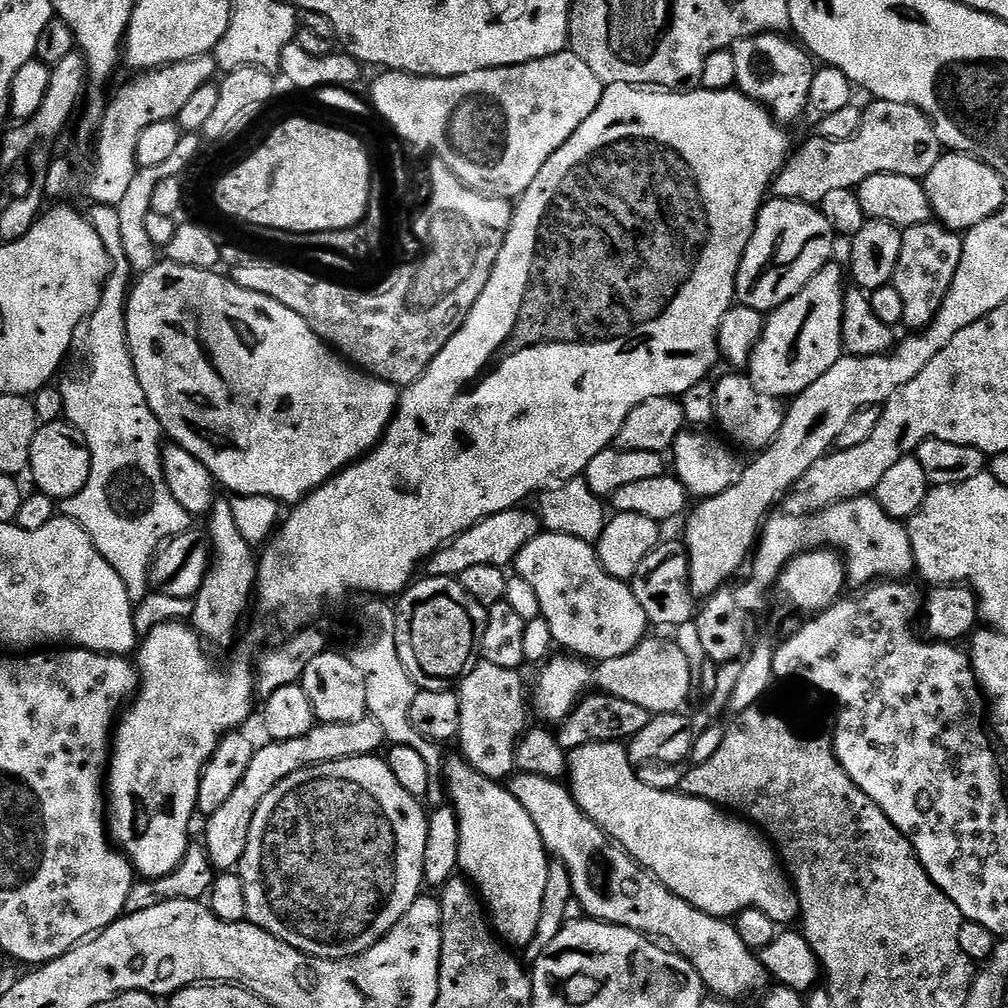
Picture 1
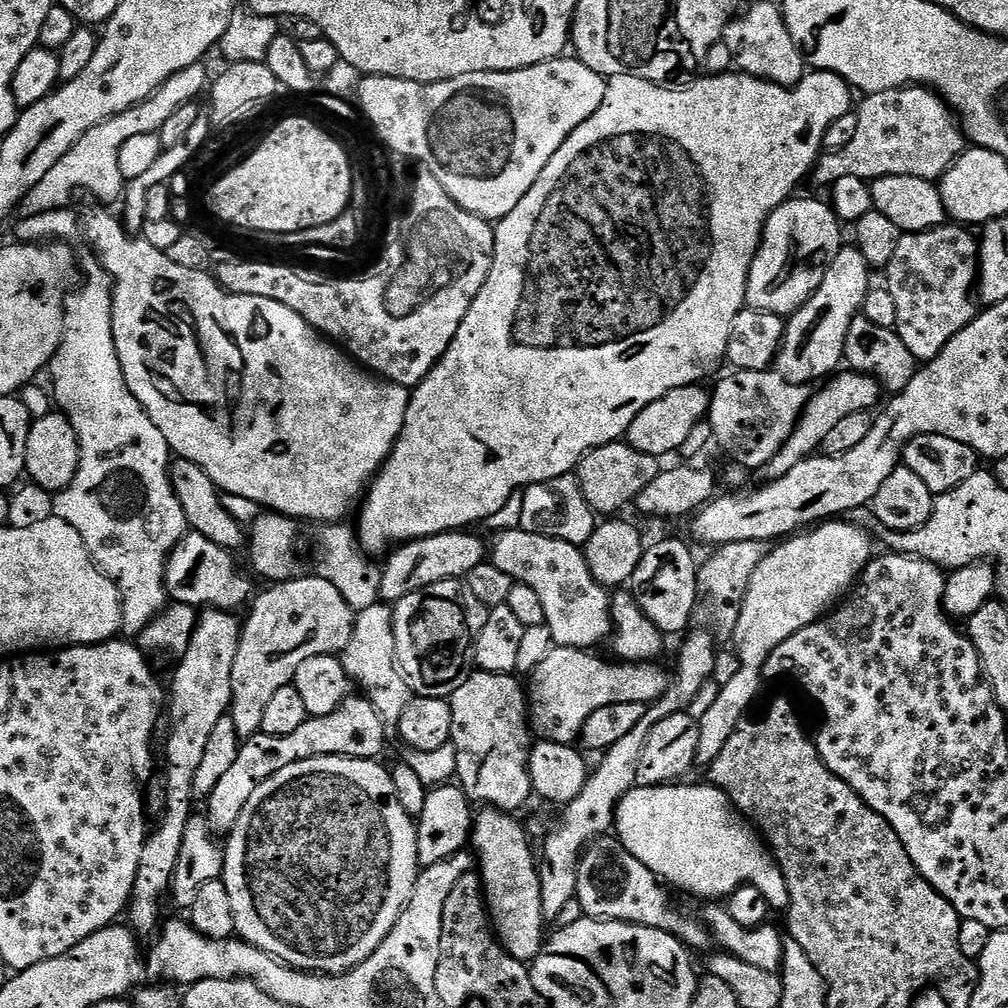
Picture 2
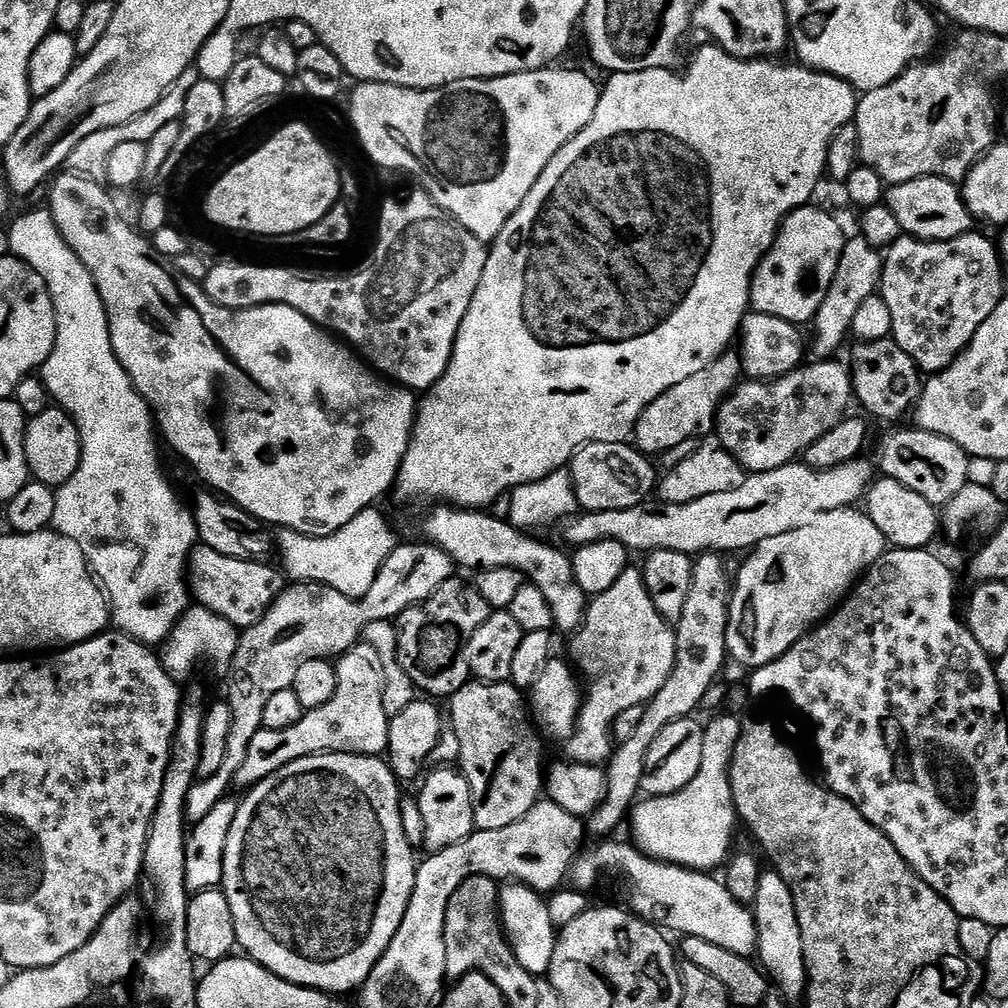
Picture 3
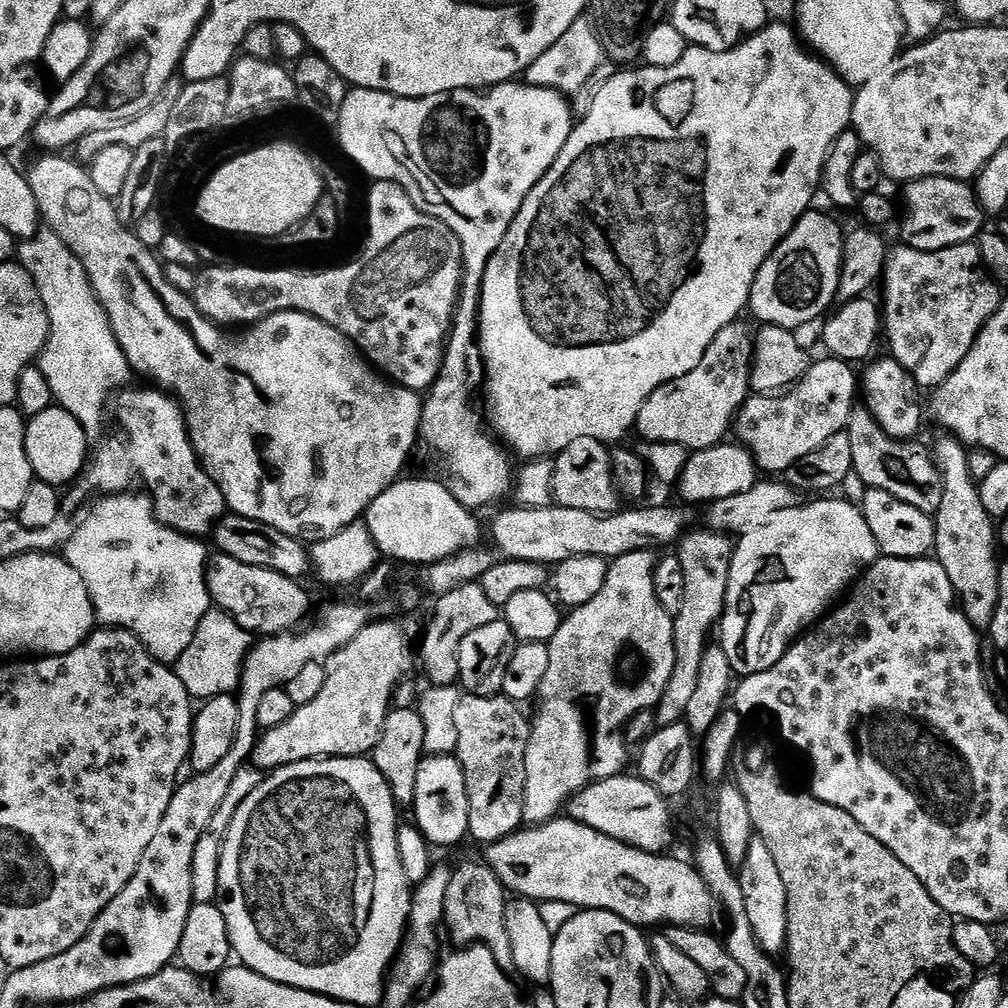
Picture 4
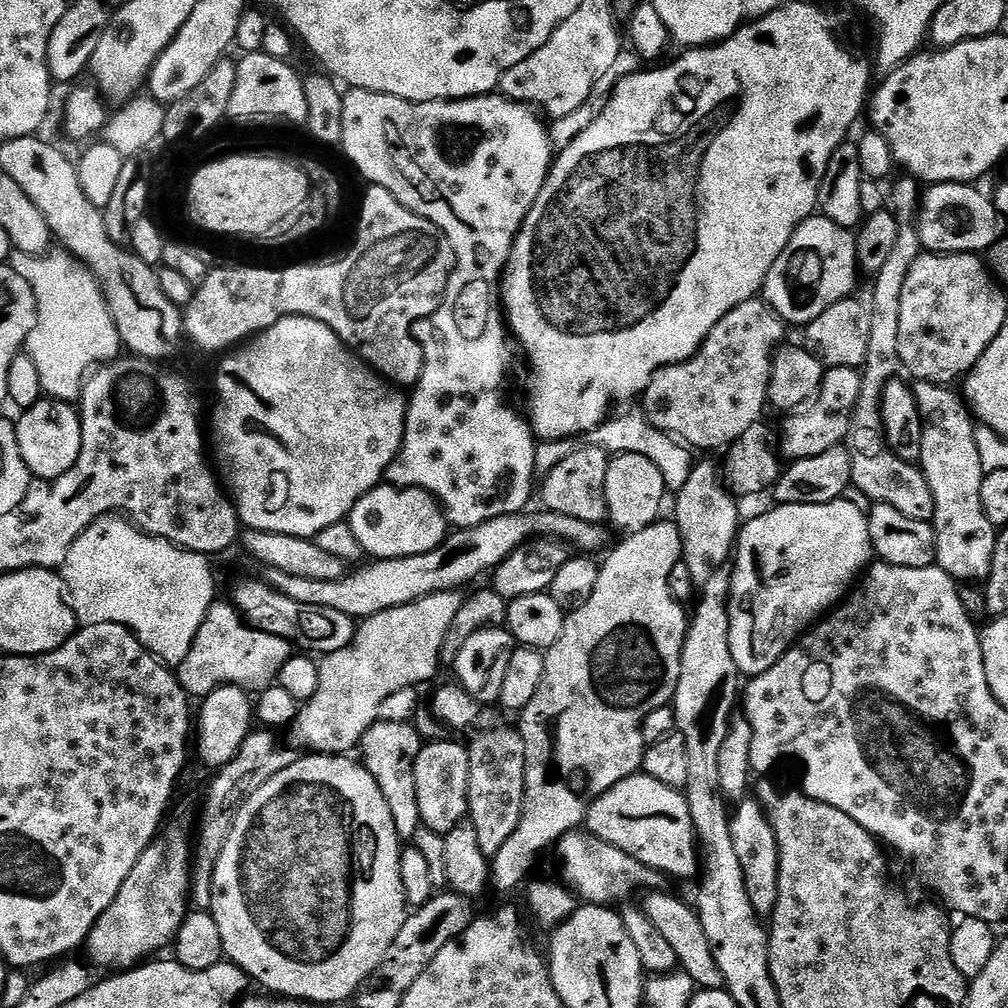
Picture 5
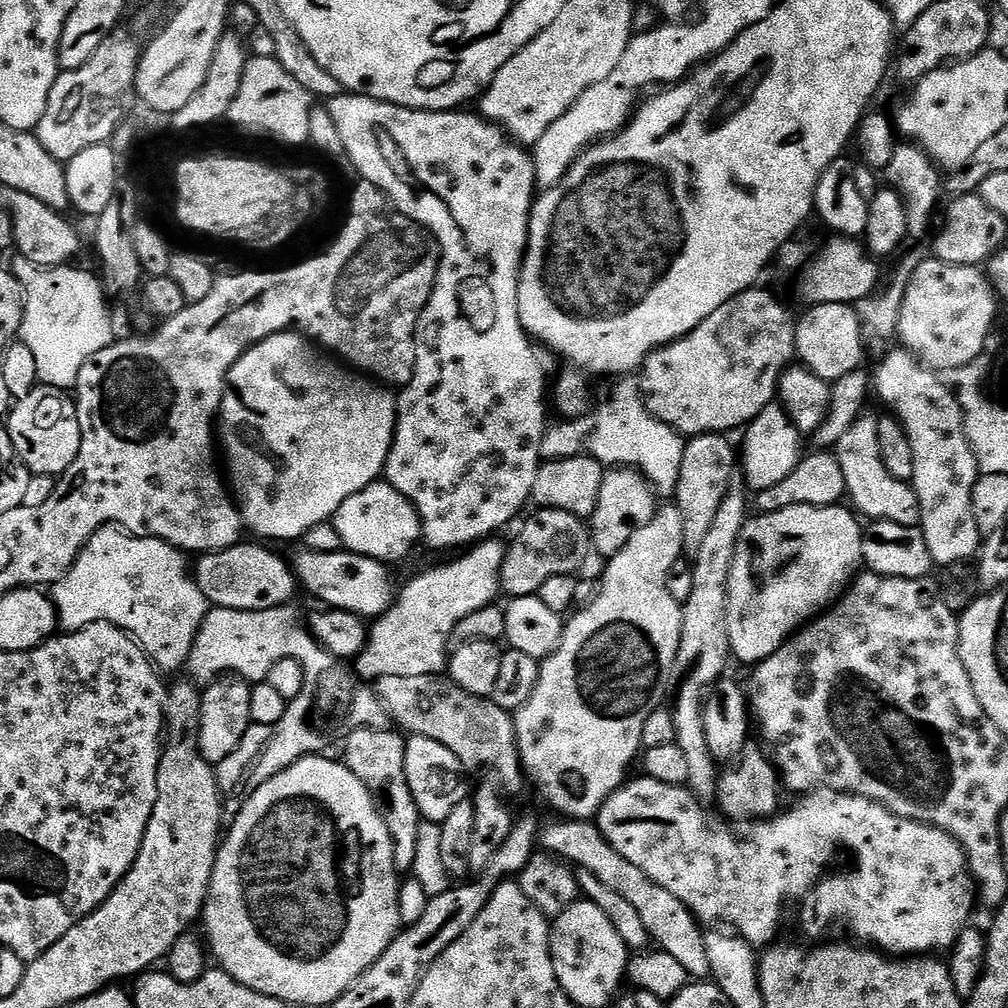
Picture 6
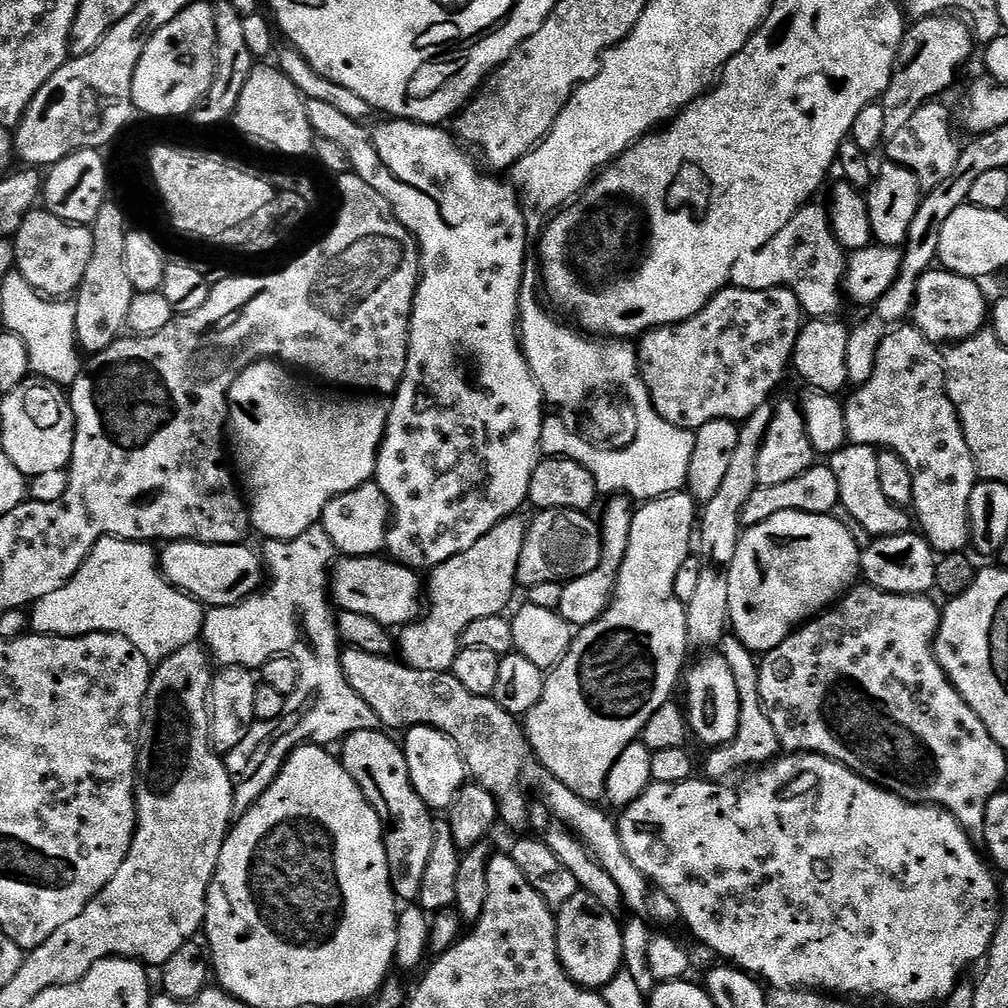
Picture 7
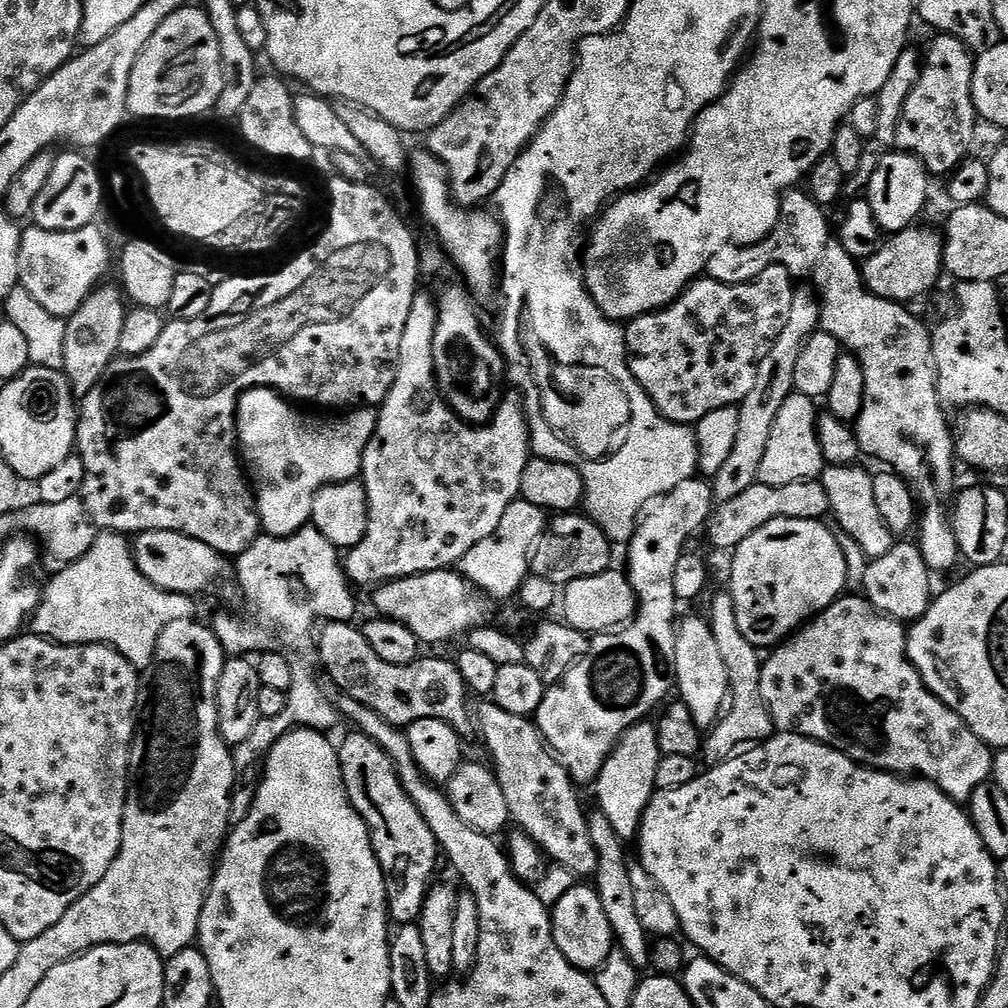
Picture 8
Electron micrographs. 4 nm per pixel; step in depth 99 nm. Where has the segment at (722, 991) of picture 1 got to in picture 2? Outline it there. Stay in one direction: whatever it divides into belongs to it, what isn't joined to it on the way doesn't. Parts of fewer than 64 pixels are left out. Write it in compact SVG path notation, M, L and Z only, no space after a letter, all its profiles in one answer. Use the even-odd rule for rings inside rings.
M615 835L599 837L580 860L580 885L576 891L576 899L582 902L585 917L594 920L620 920L623 924L641 924L654 930L671 932L692 950L706 947L708 940L710 944L710 933L707 927L699 919L696 921L683 916L672 905L671 898L664 891L666 891L665 885L642 862L638 862L638 858L634 858L634 854L630 854L630 850L626 850Z

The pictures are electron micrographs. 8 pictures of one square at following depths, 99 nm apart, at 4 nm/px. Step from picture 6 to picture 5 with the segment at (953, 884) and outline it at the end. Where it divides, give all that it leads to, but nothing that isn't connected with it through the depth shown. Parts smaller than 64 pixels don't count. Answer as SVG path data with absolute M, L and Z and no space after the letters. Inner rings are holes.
M637 774L615 784L588 808L586 828L602 842L622 850L655 872L688 880L702 864L688 797L683 791Z

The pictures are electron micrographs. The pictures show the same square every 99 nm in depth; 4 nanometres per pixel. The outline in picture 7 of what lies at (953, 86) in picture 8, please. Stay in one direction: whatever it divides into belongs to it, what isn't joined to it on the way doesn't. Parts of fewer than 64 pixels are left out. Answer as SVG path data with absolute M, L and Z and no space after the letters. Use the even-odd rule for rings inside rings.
M929 102L924 104L906 126L895 129L887 137L887 159L893 164L910 170L918 178L918 186L921 193L927 194L941 185L954 171L957 165L962 141L956 137L956 128L952 125L952 112L941 102Z

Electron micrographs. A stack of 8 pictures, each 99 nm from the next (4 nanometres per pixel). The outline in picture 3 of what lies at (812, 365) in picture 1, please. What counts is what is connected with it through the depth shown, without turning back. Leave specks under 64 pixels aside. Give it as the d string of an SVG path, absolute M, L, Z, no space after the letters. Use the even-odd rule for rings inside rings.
M862 238L855 239L845 239L838 270L814 321L817 352L815 355L820 358L828 358L836 354L840 343L846 338L849 339L854 314L858 312L862 302L866 302L866 298L877 295L880 287L881 253Z

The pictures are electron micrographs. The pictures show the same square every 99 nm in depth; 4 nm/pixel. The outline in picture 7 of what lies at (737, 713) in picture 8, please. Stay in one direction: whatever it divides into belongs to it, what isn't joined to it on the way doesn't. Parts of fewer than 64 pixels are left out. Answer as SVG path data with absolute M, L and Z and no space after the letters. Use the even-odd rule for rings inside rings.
M735 634L725 635L718 645L719 655L726 658L730 671L734 674L734 682L738 686L740 713L738 714L738 734L730 738L721 748L711 749L704 760L703 775L713 782L724 782L735 772L743 773L749 766L771 764L781 755L778 734L774 731L774 722L766 714L760 697L760 665L754 653L743 644Z

